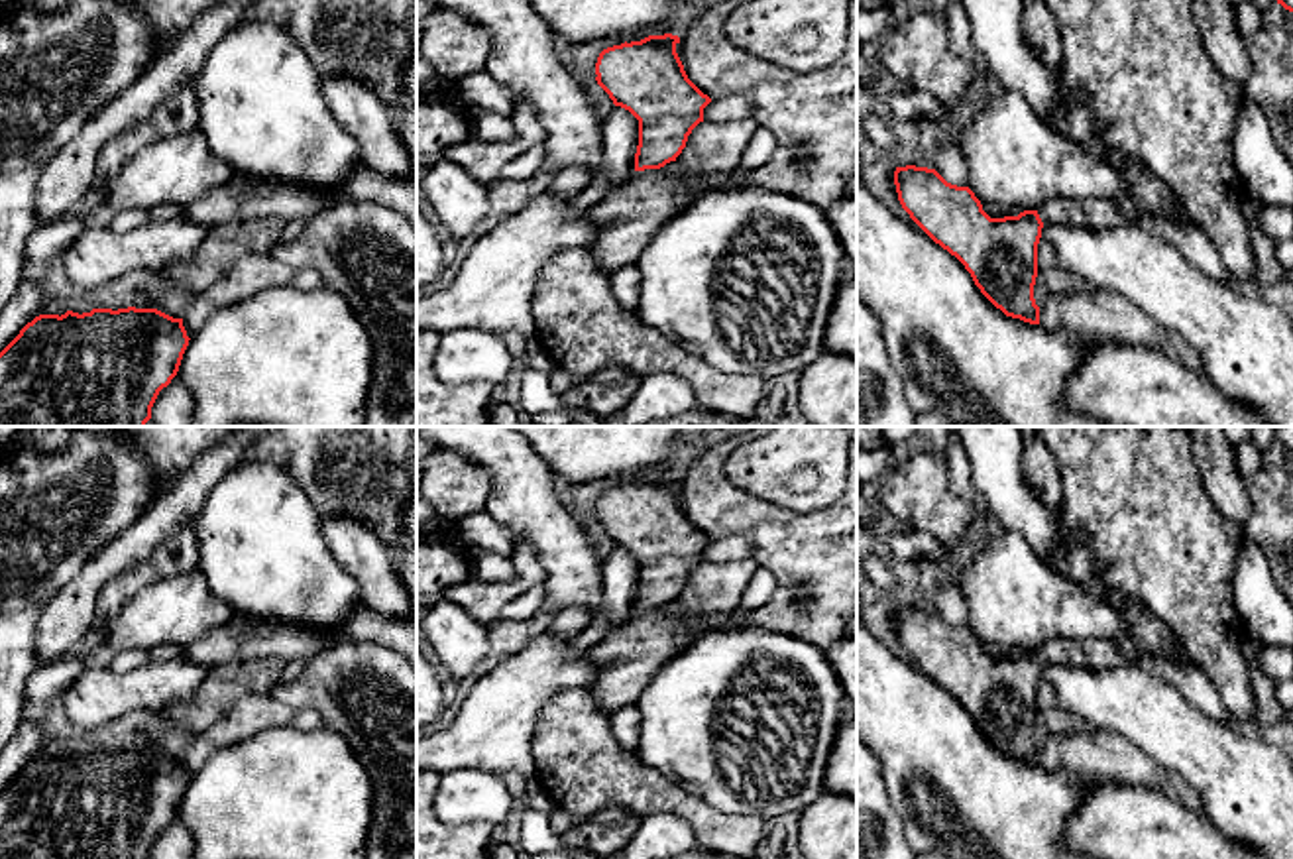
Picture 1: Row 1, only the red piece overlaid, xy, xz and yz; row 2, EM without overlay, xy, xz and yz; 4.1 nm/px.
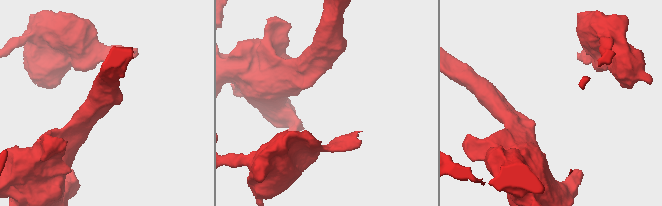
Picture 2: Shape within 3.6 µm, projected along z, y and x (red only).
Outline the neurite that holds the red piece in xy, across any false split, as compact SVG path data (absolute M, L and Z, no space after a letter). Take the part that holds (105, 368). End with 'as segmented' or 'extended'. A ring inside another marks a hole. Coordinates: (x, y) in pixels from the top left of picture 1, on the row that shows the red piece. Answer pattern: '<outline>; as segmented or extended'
M157 309L39 315L0 352L0 427L145 427L189 340L183 318Z; as segmented

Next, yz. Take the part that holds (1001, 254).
M896 167L894 185L910 218L965 265L996 309L1040 324L1034 285L1043 222L1038 210L990 218L969 187L951 185L928 167Z; as segmented

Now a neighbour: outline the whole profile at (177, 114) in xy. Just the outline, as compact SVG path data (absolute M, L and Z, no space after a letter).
M191 83L181 85L165 100L161 100L147 116L110 138L96 155L96 177L81 204L90 212L104 210L104 185L122 171L122 167L147 145L183 136L198 128L198 104Z

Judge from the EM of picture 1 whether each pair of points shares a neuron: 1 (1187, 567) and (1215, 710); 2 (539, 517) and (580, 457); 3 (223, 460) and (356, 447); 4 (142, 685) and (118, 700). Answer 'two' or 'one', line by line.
1: two
2: two
3: two
4: one

